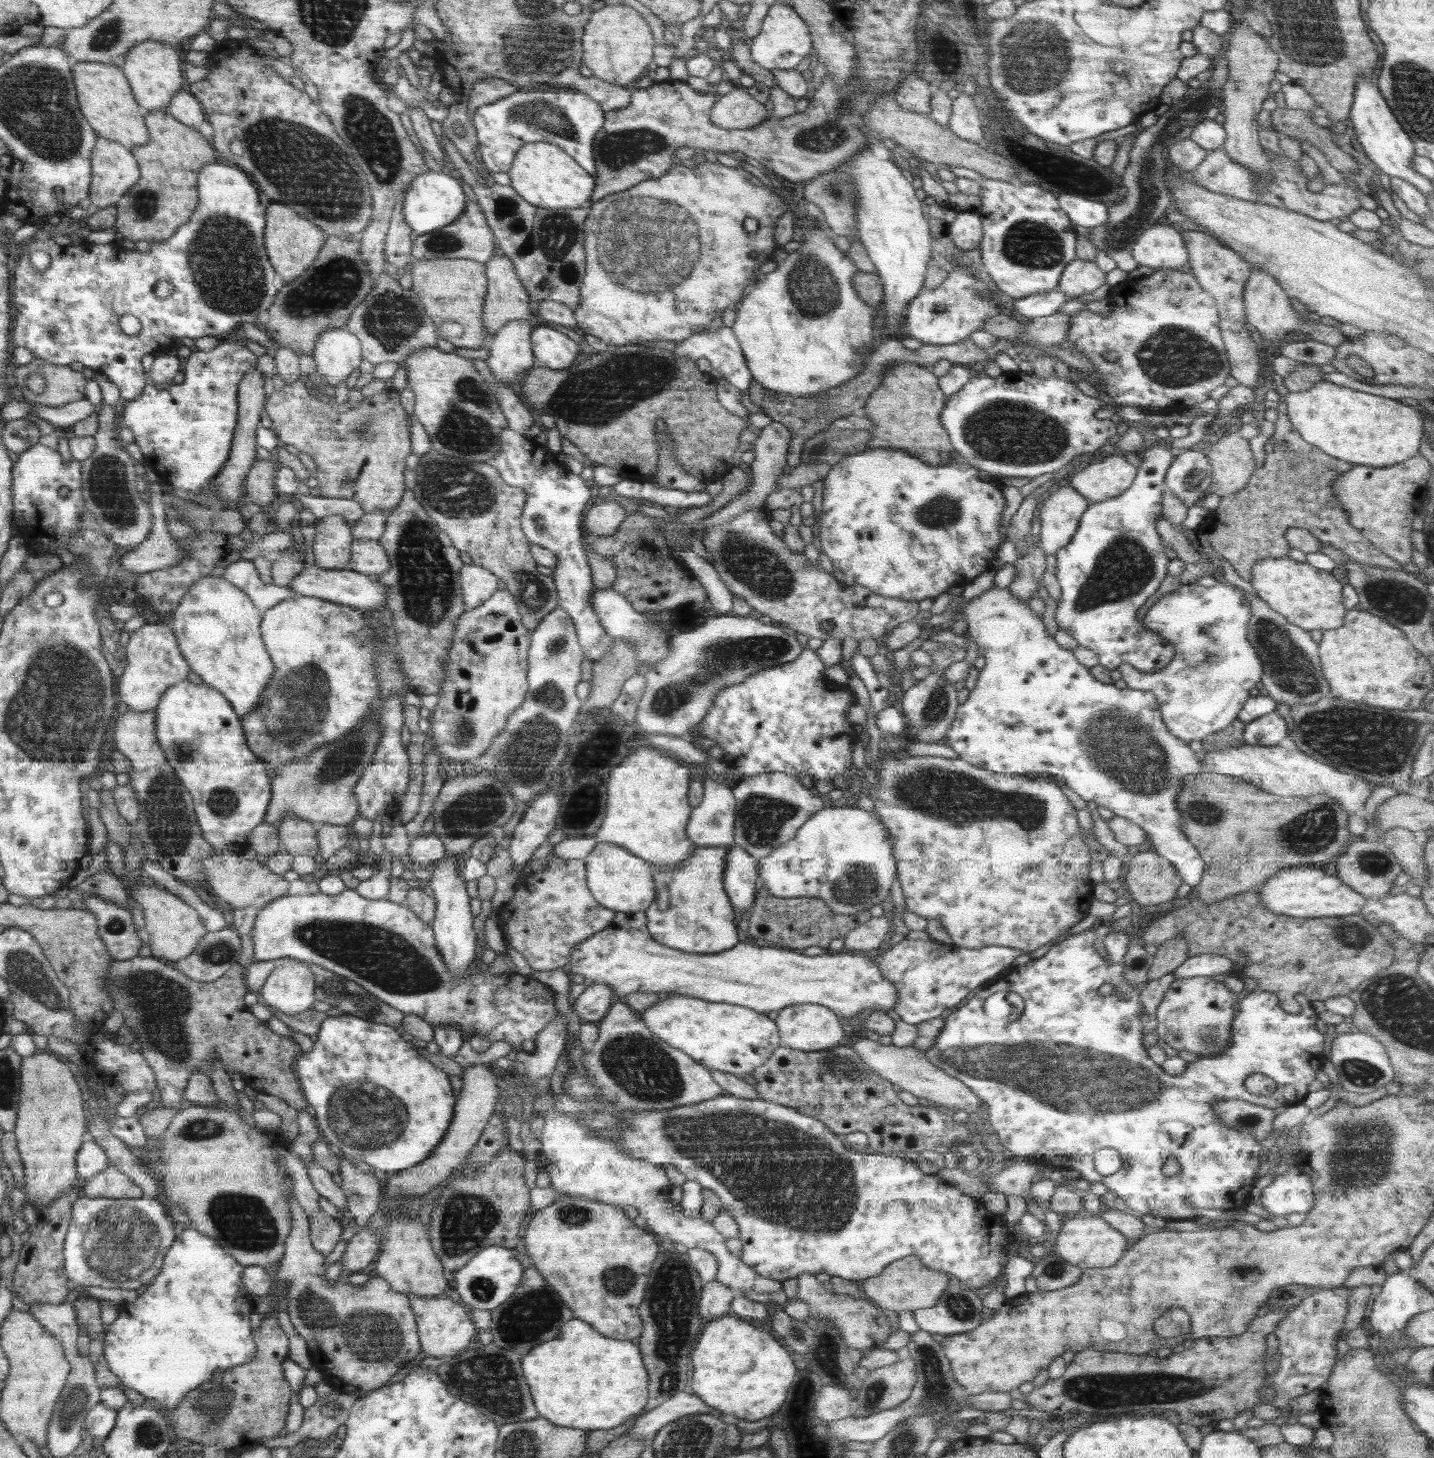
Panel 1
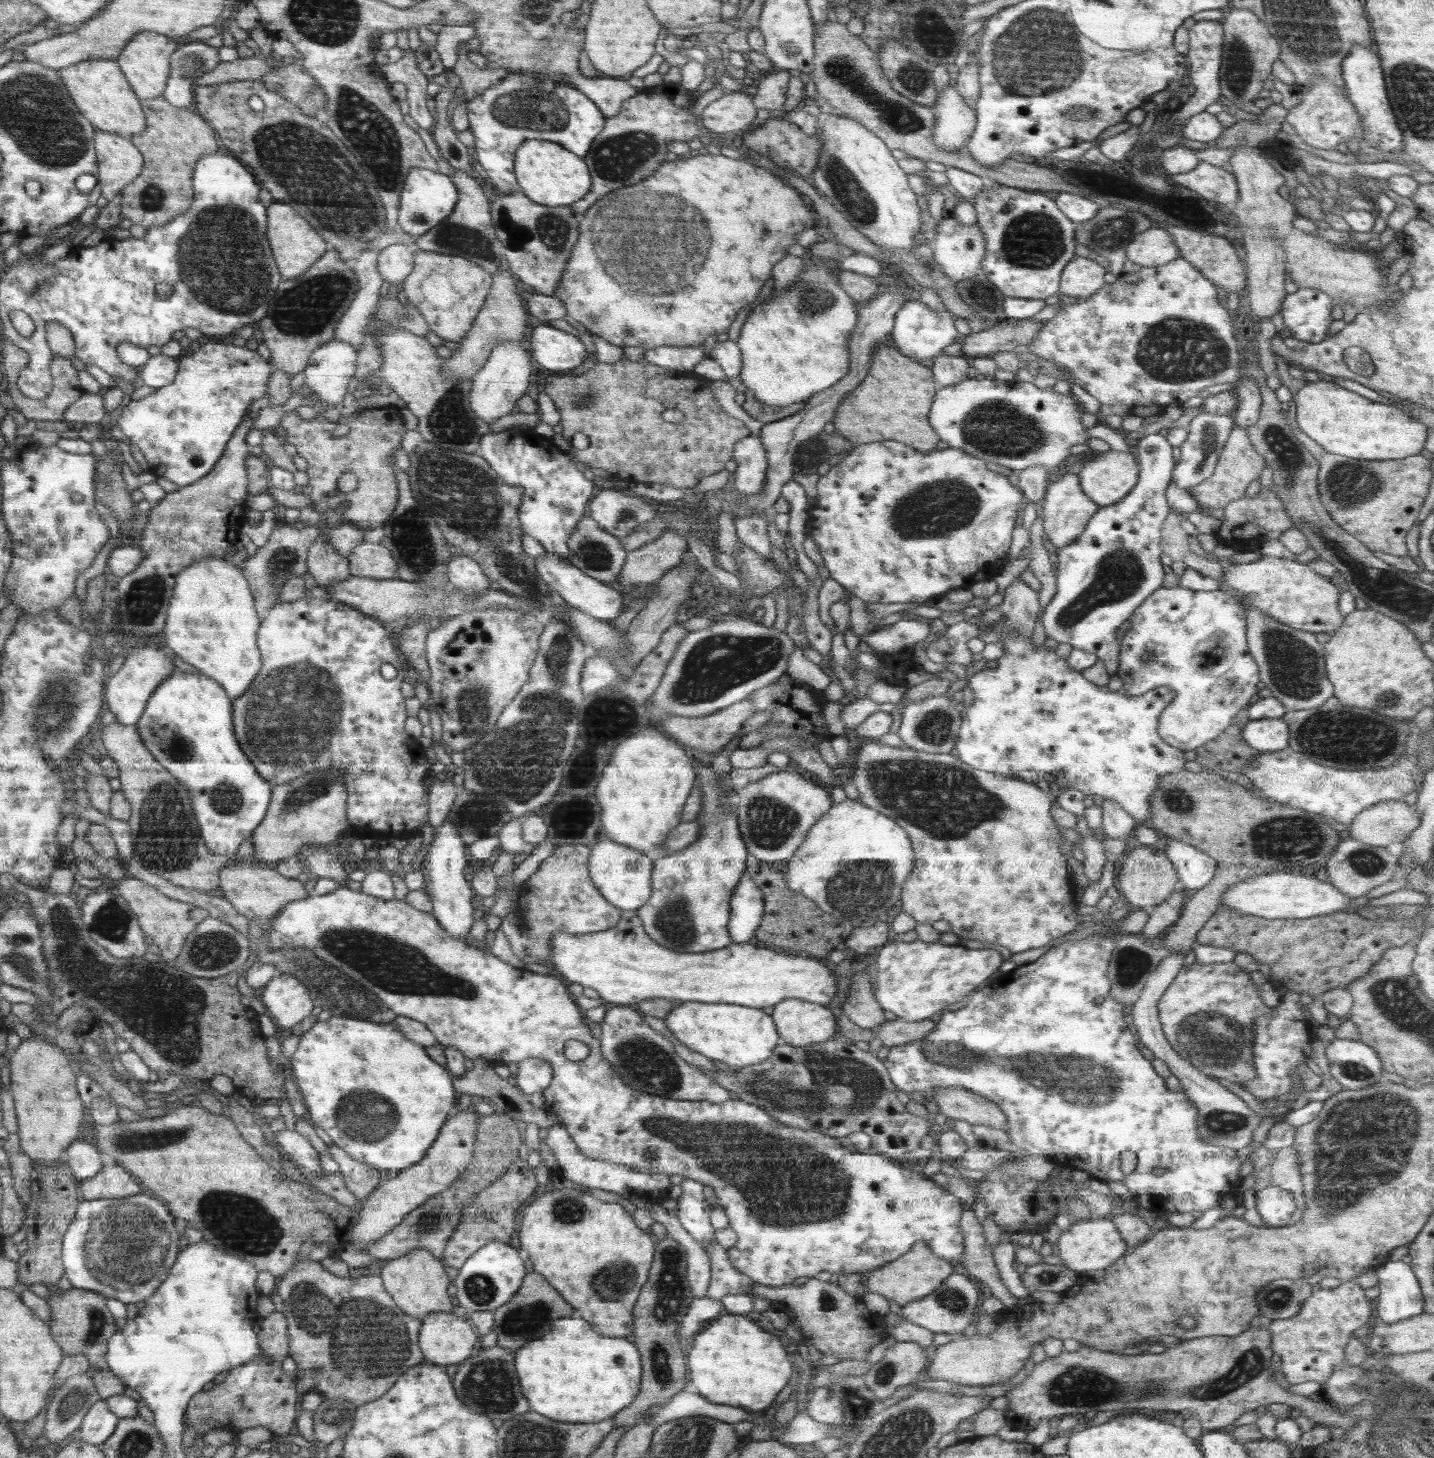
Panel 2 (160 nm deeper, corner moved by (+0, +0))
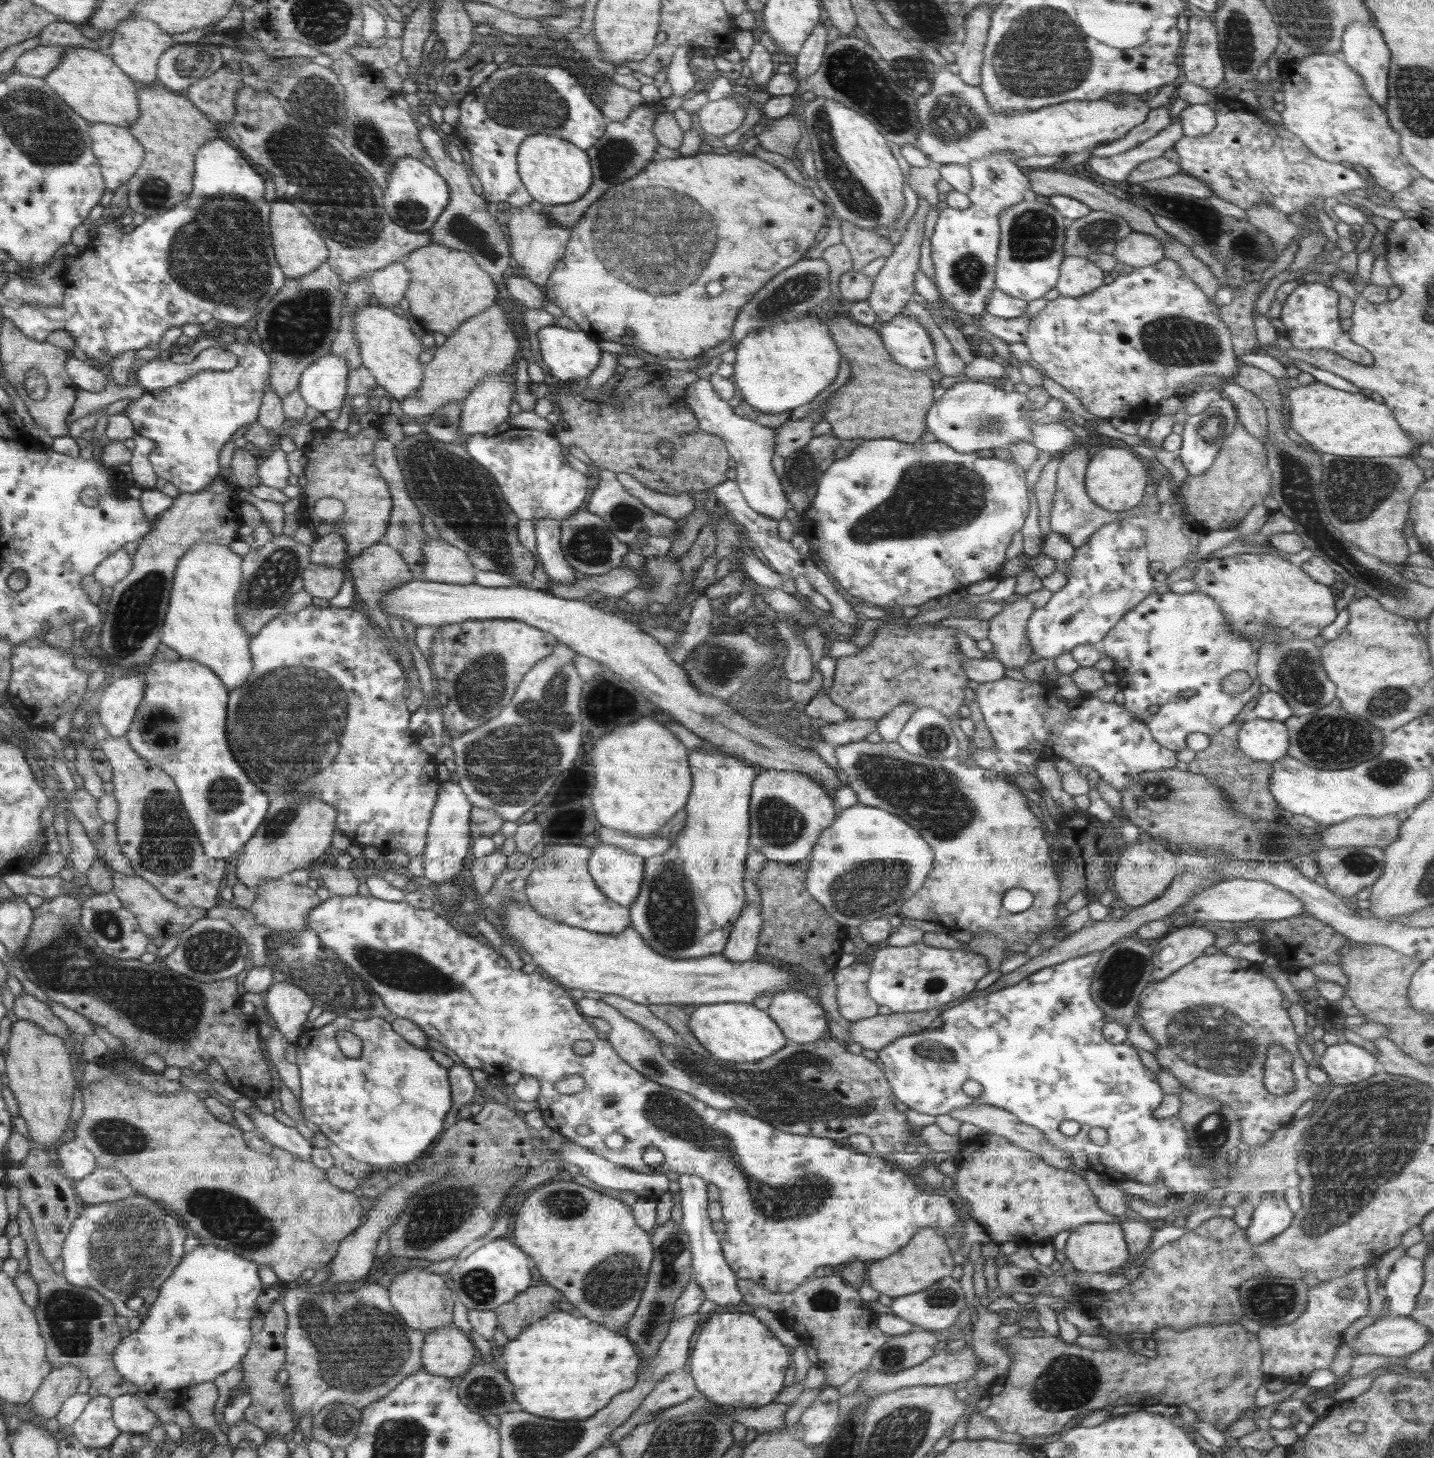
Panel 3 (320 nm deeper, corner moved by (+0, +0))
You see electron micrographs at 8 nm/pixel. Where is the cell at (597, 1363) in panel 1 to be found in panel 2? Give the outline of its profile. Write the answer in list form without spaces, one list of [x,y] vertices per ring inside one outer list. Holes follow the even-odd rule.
[[[560,1318],[552,1324],[550,1332],[538,1340],[524,1344],[516,1352],[516,1372],[524,1398],[530,1410],[556,1421],[571,1423],[593,1423],[613,1417],[619,1410],[634,1402],[640,1390],[640,1355],[638,1347],[624,1337],[608,1338],[592,1330],[582,1318]]]

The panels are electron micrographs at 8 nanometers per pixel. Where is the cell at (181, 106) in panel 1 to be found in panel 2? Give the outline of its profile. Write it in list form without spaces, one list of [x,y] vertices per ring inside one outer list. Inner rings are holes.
[[[203,41],[181,44],[171,54],[171,72],[167,78],[166,92],[162,96],[172,105],[183,109],[194,108],[192,91],[195,82],[218,66],[218,48]]]

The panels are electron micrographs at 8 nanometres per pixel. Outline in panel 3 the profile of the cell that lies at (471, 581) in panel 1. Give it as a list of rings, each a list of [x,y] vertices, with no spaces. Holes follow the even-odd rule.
[[[428,539],[423,546],[425,563],[418,578],[446,584],[471,585],[475,582],[473,564],[468,555],[441,539]]]

